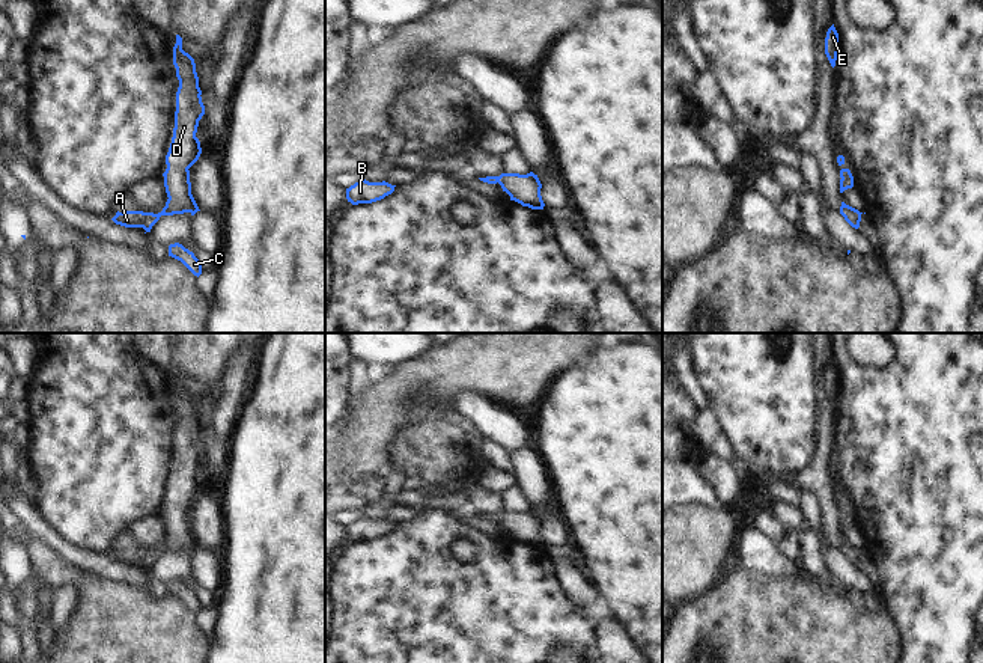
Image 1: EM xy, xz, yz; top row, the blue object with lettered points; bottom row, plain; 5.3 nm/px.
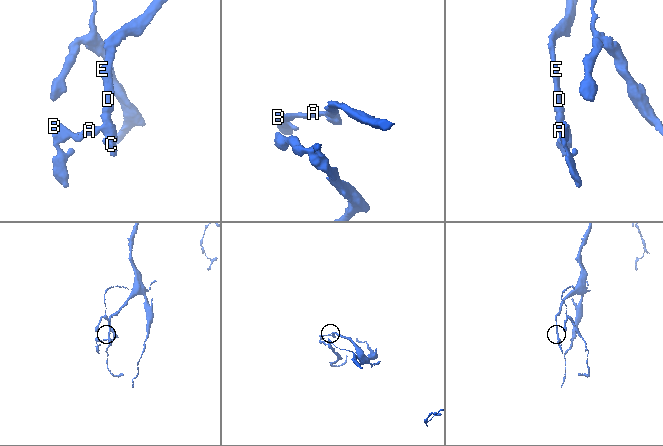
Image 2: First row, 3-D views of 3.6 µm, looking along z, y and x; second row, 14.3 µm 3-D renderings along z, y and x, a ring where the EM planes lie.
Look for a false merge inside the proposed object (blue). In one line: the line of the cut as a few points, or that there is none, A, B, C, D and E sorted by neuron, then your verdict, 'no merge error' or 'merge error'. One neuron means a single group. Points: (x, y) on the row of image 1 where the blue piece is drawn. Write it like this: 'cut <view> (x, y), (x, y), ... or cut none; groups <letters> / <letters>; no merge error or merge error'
cut none; groups A B C D E; no merge error

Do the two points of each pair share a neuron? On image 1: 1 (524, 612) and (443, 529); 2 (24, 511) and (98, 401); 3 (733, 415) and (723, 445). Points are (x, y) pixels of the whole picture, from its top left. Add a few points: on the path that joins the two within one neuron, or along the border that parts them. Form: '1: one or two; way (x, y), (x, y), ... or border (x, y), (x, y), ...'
1: one; way (496, 609), (486, 609), (435, 558)
2: two; border (36, 504), (42, 516), (59, 532)
3: two; border (709, 409), (736, 454)

